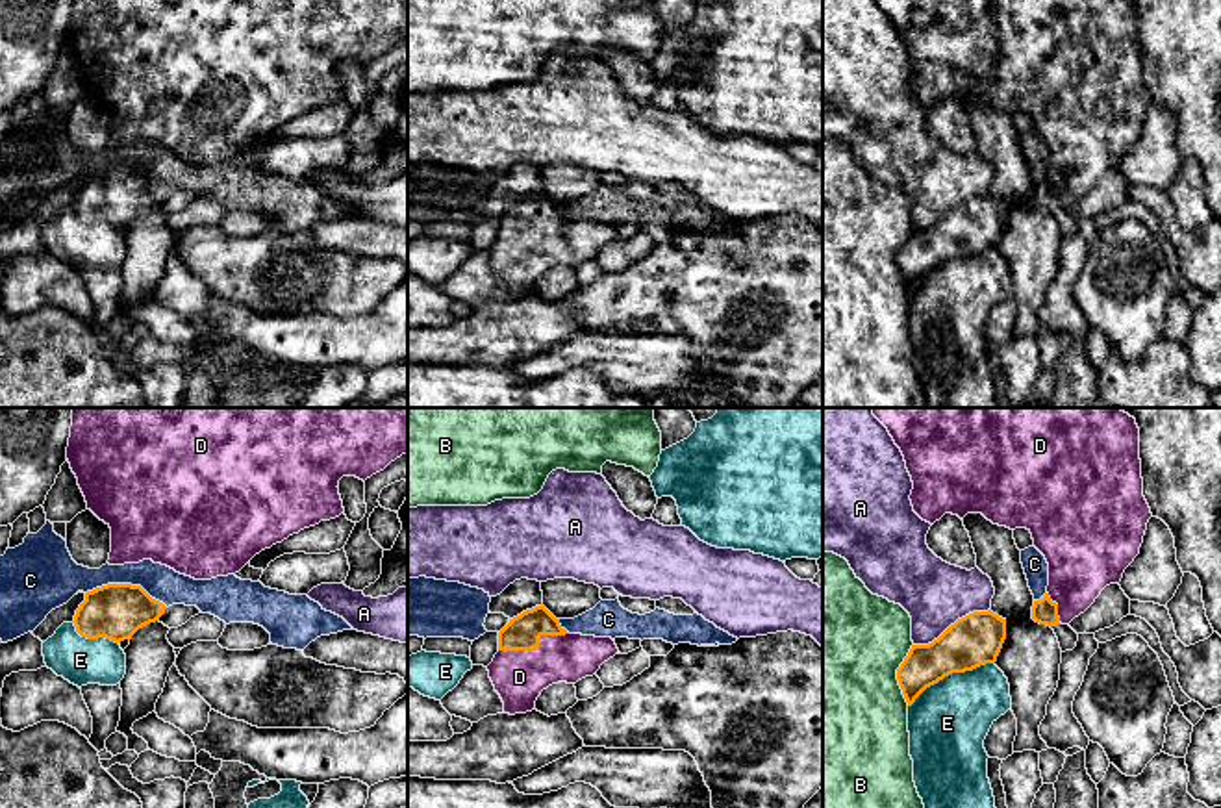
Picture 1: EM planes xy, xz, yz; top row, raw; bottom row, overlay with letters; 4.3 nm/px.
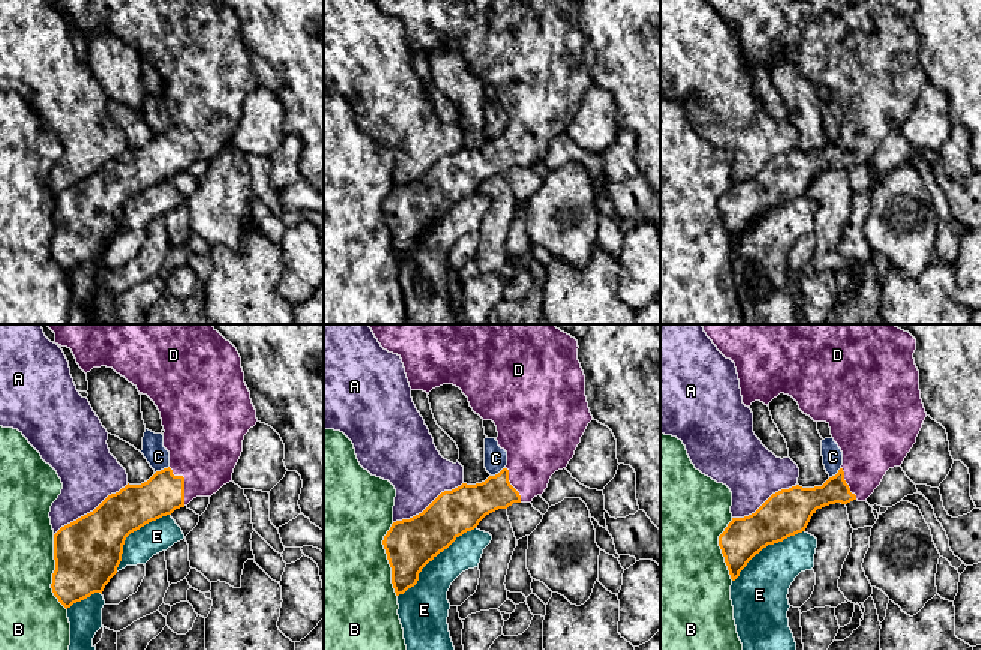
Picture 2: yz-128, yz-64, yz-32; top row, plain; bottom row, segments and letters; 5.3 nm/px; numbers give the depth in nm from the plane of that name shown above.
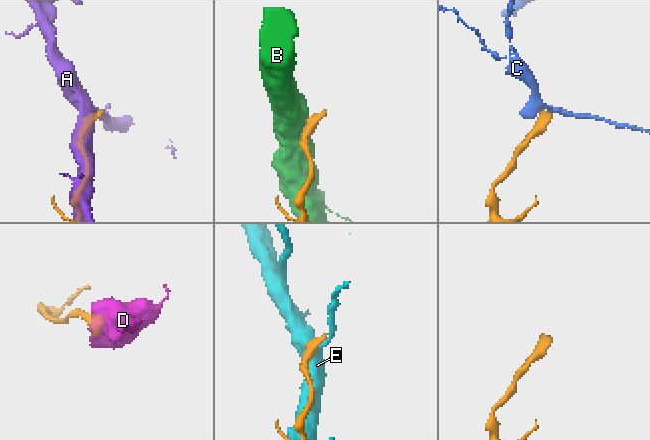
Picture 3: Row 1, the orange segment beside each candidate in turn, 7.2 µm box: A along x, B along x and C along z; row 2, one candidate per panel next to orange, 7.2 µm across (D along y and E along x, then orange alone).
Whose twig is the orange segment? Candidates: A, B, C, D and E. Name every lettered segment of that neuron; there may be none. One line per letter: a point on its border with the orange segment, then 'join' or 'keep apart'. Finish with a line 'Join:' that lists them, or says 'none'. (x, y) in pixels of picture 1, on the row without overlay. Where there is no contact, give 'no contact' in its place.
A: contact yz (951, 210); keep apart
B: contact yz (897, 260); keep apart
C: contact xy (126, 169); keep apart
D: contact xz (536, 232); join
E: contact yz (951, 258); keep apart
Join: D

